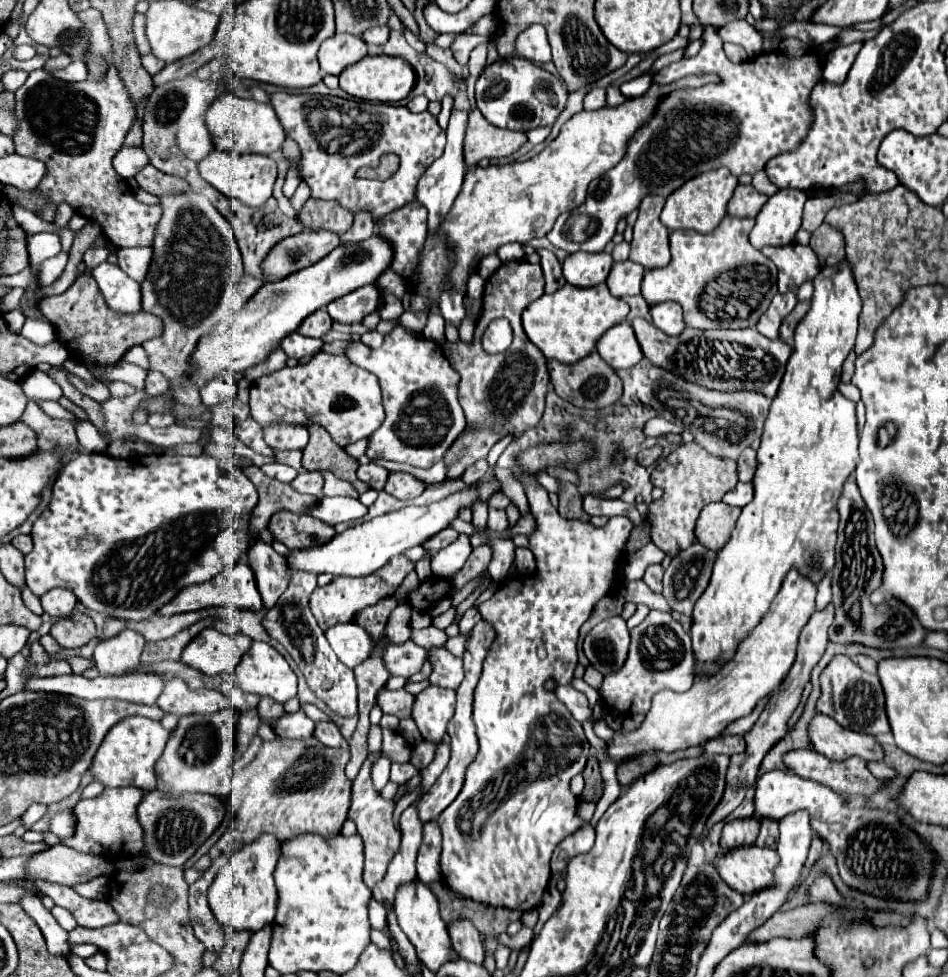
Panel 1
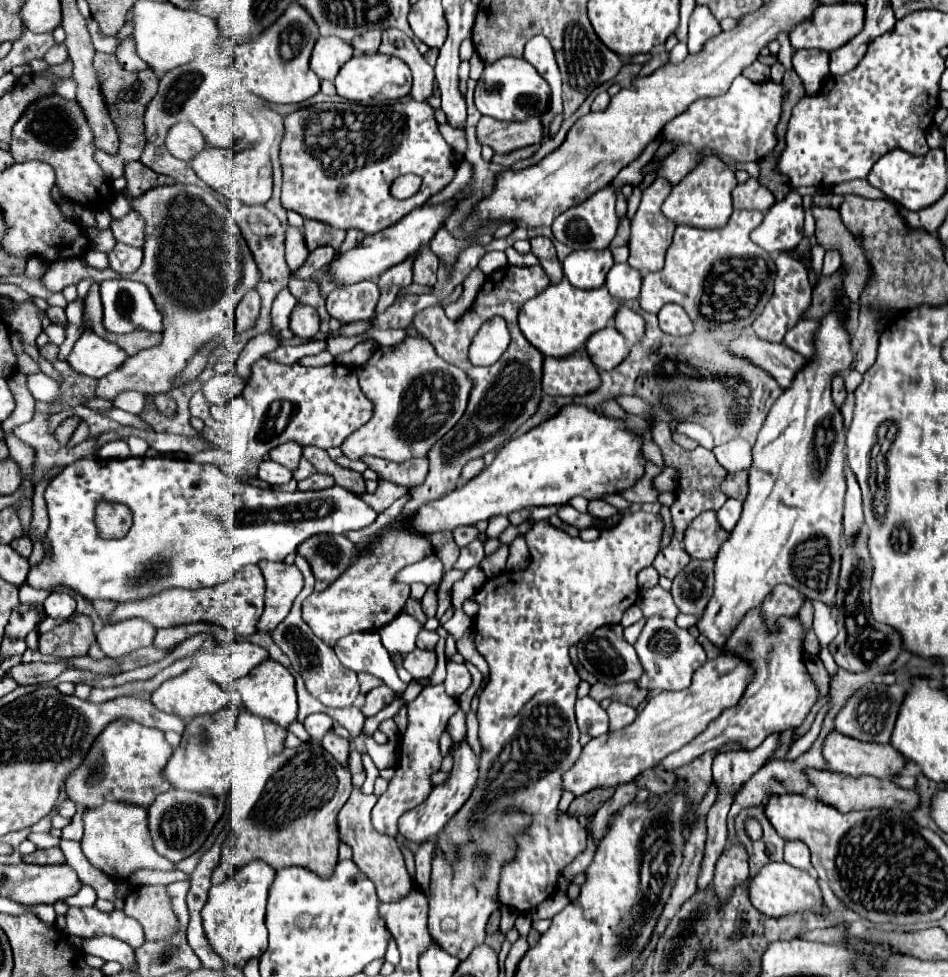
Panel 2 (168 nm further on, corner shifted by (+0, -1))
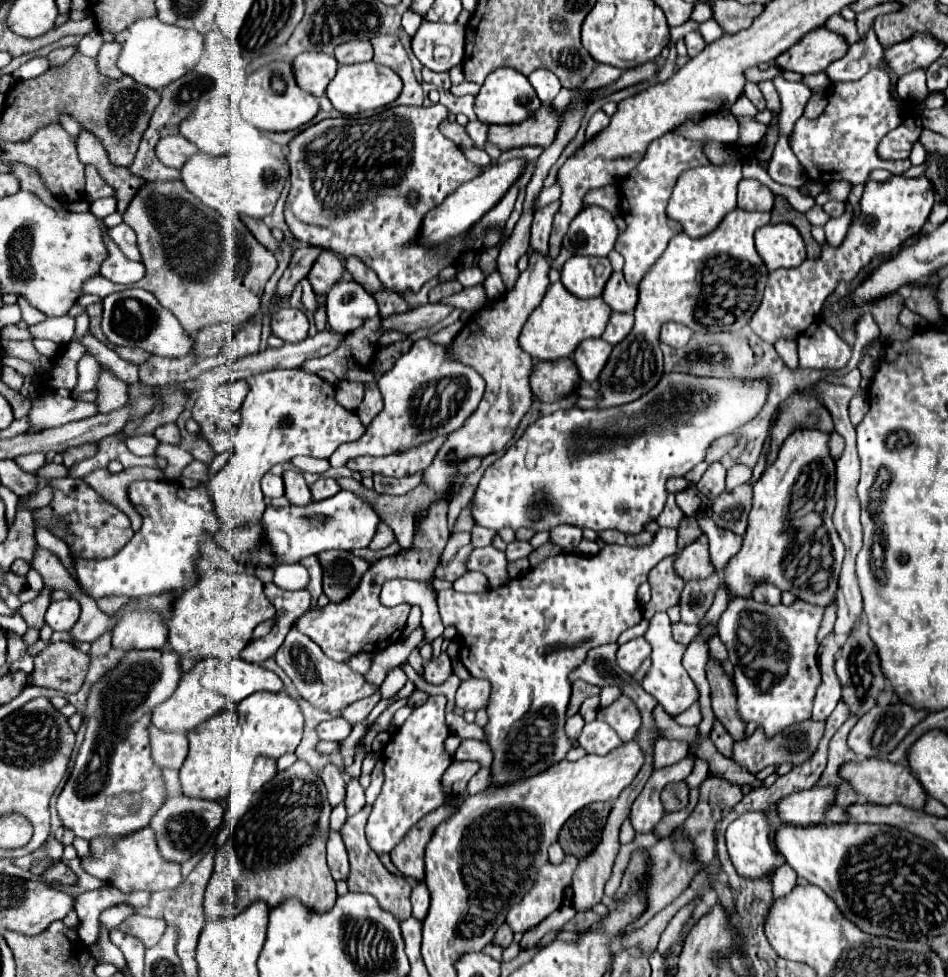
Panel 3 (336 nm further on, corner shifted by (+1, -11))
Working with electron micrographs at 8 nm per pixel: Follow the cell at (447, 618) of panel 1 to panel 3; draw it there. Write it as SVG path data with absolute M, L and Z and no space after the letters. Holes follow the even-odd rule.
M445 650L439 654L439 658L433 658L423 666L423 678L429 684L443 684L449 676L451 676L451 662Z

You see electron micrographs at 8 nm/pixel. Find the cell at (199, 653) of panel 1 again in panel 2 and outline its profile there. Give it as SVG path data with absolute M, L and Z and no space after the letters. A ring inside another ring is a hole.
M210 642L206 648L194 654L194 666L200 668L212 682L228 688L268 658L270 656L264 648L250 642Z

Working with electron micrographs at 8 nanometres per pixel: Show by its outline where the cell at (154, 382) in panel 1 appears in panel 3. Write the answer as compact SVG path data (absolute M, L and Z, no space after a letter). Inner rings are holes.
M175 422L159 426L159 428L153 432L153 436L155 436L159 442L165 442L165 444L177 444L179 438L181 438L181 436L179 436L179 428L177 428Z

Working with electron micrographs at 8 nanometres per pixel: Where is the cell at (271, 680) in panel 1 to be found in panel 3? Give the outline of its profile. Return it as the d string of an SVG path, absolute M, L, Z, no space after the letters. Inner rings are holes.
M285 690L279 692L255 692L239 702L239 724L243 728L241 734L241 750L253 756L269 756L279 758L287 752L295 752L303 734L303 714L297 702L287 696Z

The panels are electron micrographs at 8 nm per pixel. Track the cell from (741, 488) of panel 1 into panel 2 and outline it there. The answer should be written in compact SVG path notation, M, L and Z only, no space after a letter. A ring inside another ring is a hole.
M728 498L726 504L716 512L718 526L722 530L726 530L726 532L732 532L734 526L736 526L736 522L738 522L738 518L740 518L740 514L742 514L742 504L738 500Z

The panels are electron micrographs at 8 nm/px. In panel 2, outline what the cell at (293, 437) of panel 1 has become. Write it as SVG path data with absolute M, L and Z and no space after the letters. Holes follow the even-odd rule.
M288 442L288 444L280 444L274 450L270 450L270 458L278 464L282 464L284 468L288 468L290 472L296 472L298 462L302 456L302 448L296 442Z

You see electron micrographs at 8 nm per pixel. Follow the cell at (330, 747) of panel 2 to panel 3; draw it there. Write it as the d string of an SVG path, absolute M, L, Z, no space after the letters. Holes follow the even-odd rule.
M327 764L321 770L321 778L327 786L327 798L331 802L331 806L337 806L339 802L345 800L345 780L343 780L343 772L335 766L335 764Z

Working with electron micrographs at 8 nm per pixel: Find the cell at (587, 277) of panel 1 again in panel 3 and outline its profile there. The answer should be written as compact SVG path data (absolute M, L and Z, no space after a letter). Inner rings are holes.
M571 256L561 268L561 282L577 298L595 298L601 296L611 272L607 258Z

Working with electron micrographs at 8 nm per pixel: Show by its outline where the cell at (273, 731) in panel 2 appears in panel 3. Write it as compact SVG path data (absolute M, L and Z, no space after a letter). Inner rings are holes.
M257 756L257 762L253 766L253 778L251 778L253 790L259 790L275 774L277 774L277 760L275 758L267 758L267 756Z

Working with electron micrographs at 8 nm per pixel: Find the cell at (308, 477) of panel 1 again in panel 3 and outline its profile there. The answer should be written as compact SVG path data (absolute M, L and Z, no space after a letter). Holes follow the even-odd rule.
M319 478L315 484L311 484L311 494L313 494L313 500L325 500L325 498L331 498L339 492L339 484L333 480L333 478Z

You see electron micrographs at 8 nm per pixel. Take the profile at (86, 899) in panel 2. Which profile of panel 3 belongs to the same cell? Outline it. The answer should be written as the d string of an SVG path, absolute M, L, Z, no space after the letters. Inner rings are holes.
M101 886L99 890L91 890L91 892L81 894L75 900L75 912L79 916L79 928L77 928L79 938L87 946L97 940L99 930L95 930L95 922L99 920L99 914L103 910L107 910L115 904L121 904L121 902L127 902L135 908L143 908L143 906L149 904L149 900L151 900L149 892L123 894L123 892L119 892L117 888L111 888L111 886Z

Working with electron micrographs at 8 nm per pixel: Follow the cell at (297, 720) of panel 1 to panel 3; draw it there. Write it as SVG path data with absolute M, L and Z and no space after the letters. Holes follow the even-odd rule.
M341 716L337 718L331 718L327 722L321 722L317 726L317 736L319 740L333 740L333 742L339 742L339 740L345 740L351 732L351 724L347 720L343 720Z

